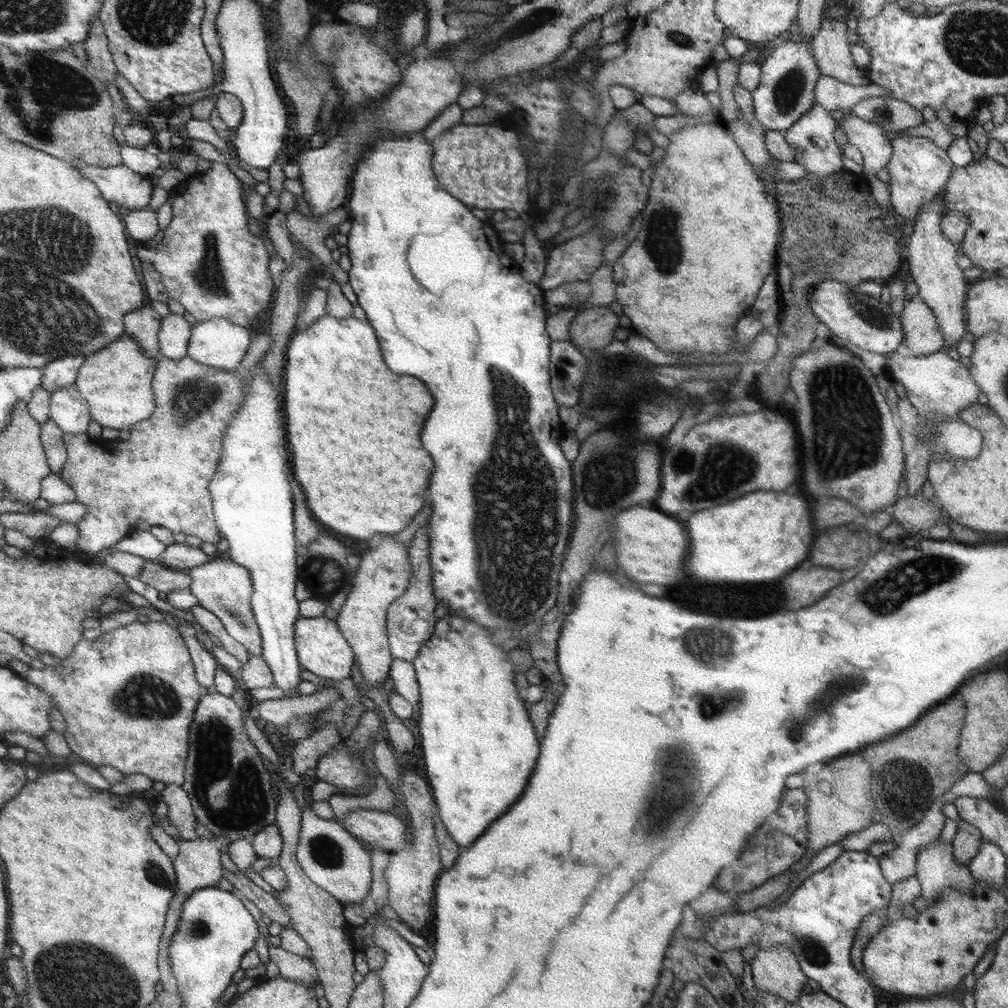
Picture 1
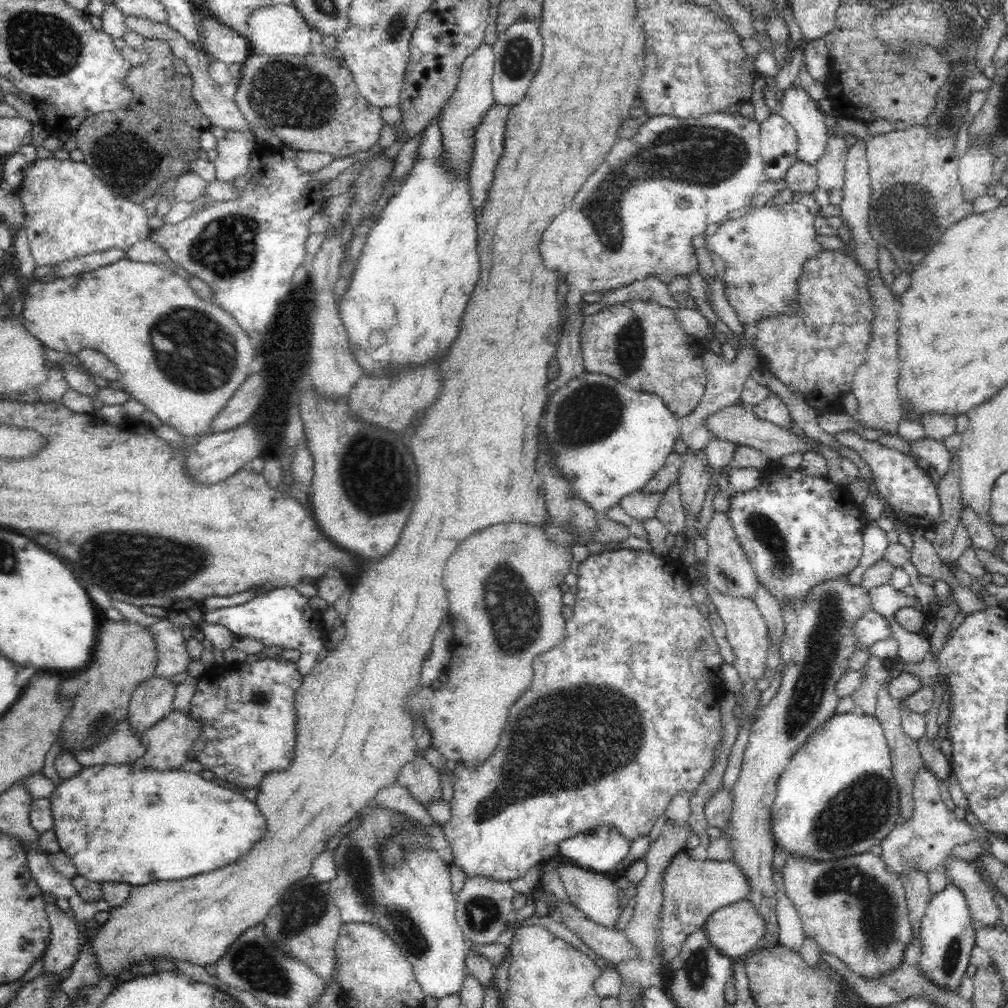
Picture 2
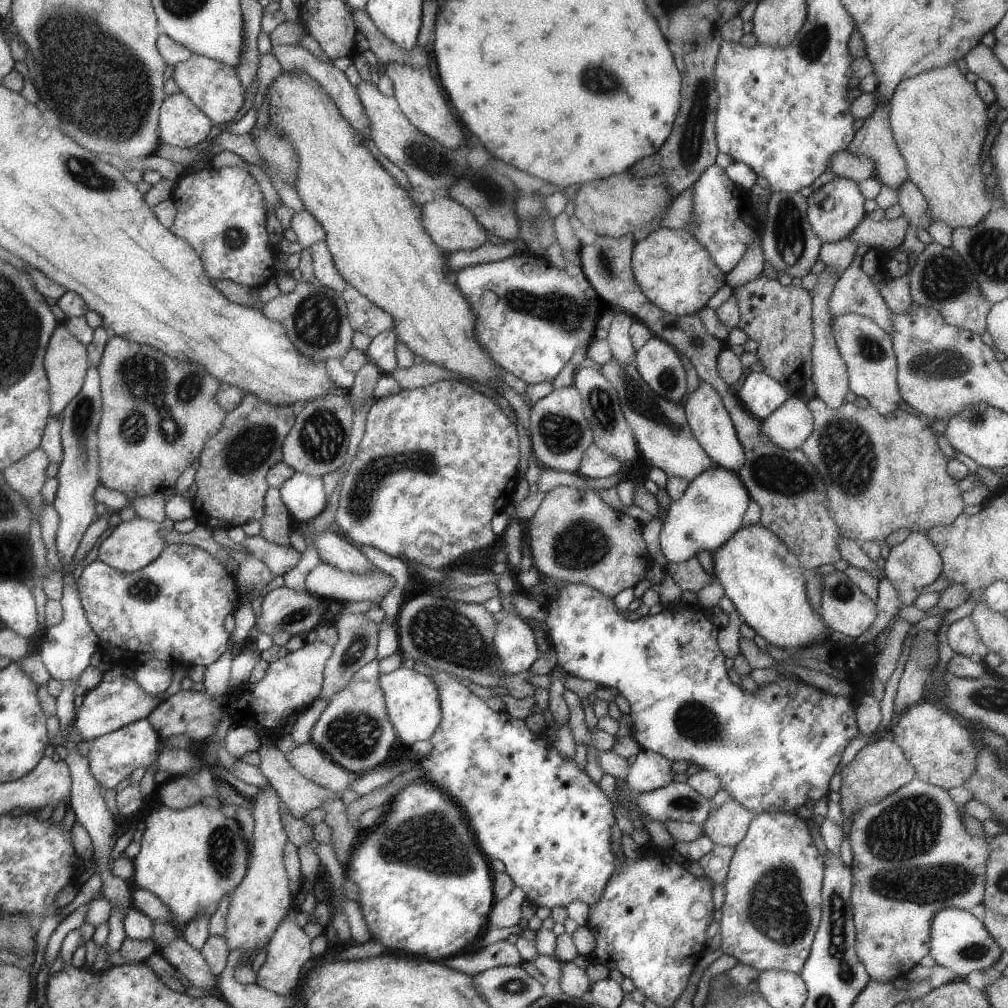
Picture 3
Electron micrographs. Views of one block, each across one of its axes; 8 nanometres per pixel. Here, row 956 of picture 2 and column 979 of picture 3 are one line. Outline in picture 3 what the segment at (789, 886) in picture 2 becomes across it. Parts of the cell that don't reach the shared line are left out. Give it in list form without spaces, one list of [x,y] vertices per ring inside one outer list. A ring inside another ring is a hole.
[[[914,776],[895,792],[851,815],[848,834],[852,850],[850,903],[855,927],[854,949],[871,981],[893,982],[918,964],[930,950],[930,920],[938,910],[953,907],[969,910],[985,896],[987,838],[970,836],[961,823],[958,806],[948,791]]]

